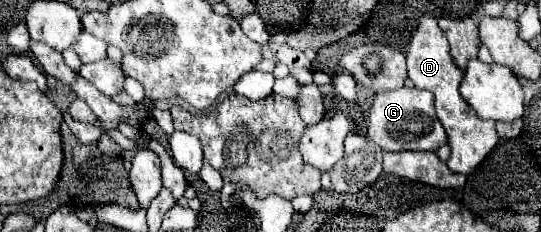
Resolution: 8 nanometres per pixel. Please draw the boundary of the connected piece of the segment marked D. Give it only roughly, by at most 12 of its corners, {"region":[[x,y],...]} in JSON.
{"region":[[422,16],[408,78],[434,94],[448,134],[448,168],[470,174],[496,146],[494,120],[460,96],[464,72],[446,36]]}

